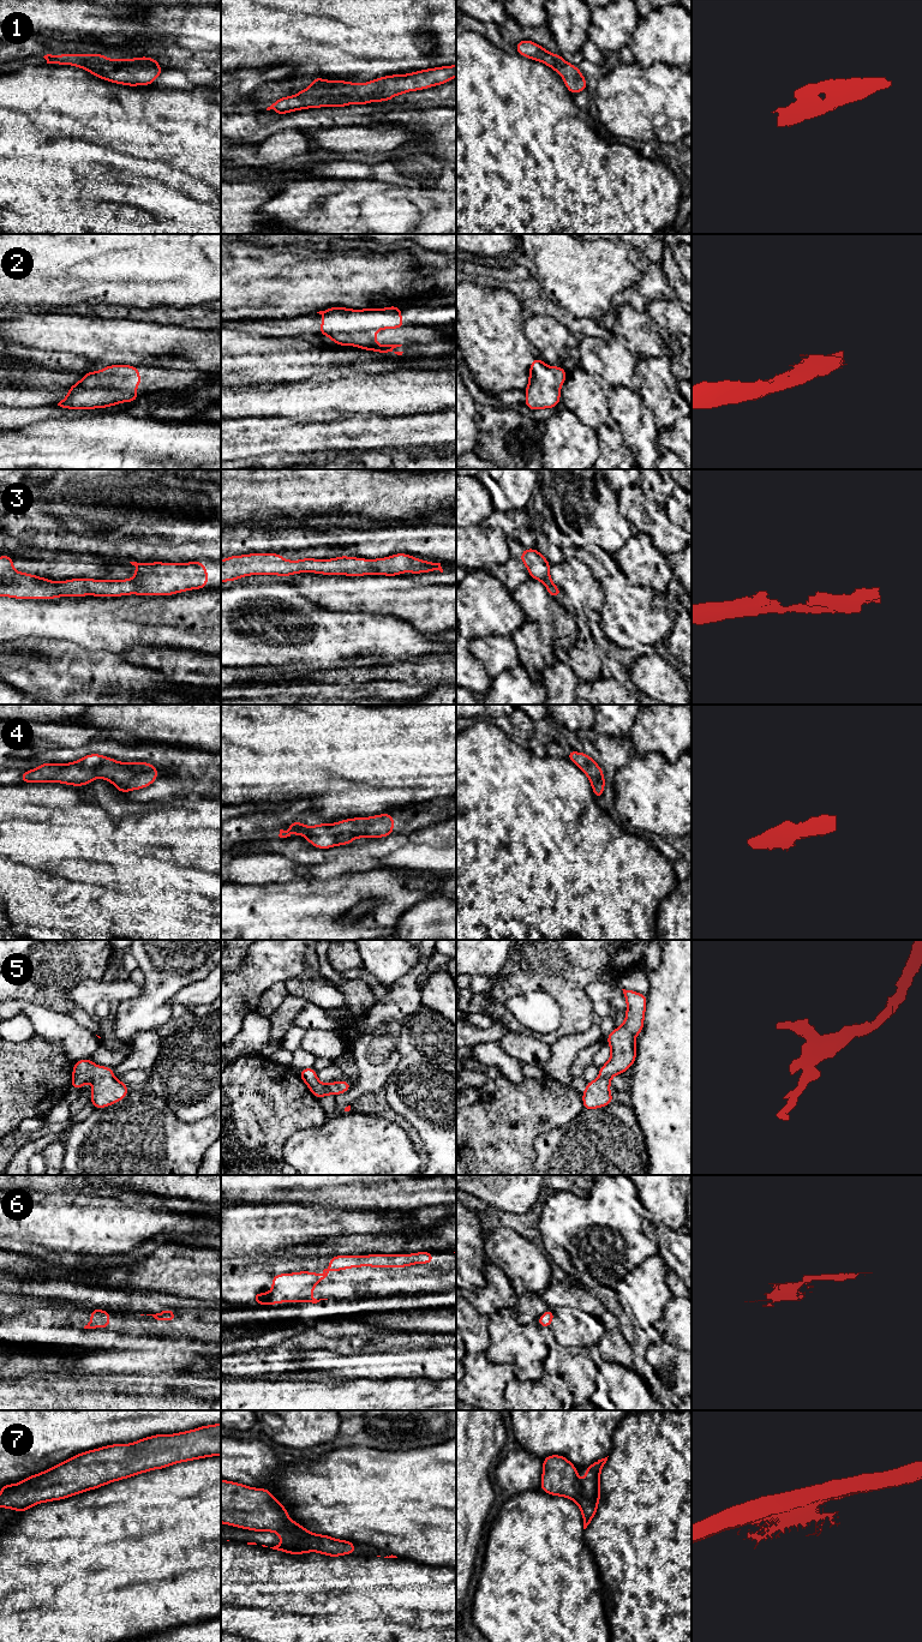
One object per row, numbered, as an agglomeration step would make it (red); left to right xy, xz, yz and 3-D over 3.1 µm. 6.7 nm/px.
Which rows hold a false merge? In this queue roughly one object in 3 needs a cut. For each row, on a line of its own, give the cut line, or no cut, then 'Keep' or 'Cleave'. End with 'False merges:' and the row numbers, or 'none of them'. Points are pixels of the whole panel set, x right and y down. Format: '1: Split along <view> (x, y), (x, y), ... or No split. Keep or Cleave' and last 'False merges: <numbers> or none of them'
1: No split. Keep
2: No split. Keep
3: No split. Keep
4: No split. Keep
5: No split. Keep
6: No split. Keep
7: Split along xz (300, 1526), (293, 1529), (277, 1529), (274, 1532). Cleave
False merges: 7

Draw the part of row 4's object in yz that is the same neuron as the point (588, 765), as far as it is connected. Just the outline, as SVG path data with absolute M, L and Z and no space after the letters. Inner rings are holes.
M570 749L565 757L575 763L587 775L595 798L601 798L606 784L604 771L598 766L598 763L586 753L576 753L574 749Z

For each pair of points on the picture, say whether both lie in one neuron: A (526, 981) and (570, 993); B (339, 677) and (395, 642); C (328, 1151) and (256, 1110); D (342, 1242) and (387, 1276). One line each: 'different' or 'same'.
A: same
B: different
C: different
D: different

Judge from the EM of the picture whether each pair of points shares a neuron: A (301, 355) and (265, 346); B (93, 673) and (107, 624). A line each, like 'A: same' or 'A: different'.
A: same
B: different

